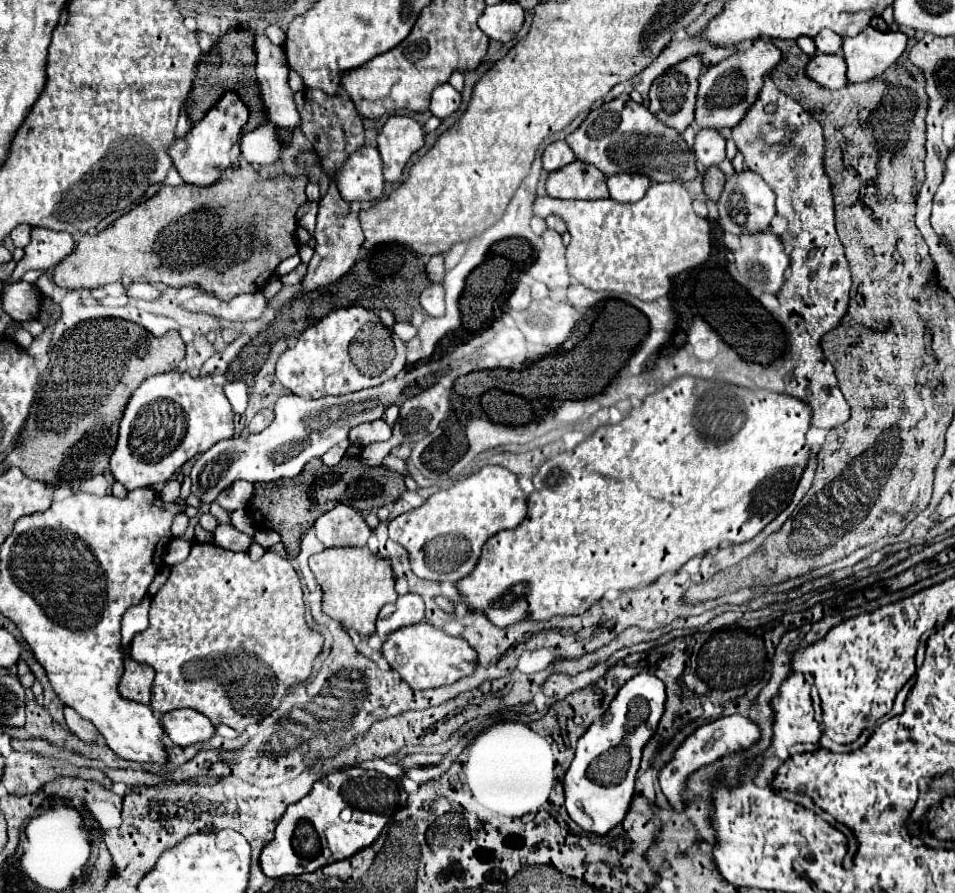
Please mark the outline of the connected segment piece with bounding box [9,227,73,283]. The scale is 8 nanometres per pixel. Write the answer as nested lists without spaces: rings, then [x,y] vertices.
[[[33,229],[31,231],[31,243],[23,249],[25,255],[17,263],[9,283],[15,279],[21,279],[21,275],[29,269],[53,269],[63,257],[67,257],[73,251],[73,237],[65,231],[51,231],[51,229]]]

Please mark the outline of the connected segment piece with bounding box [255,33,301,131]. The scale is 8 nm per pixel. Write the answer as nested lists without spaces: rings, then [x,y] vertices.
[[[255,35],[255,55],[257,55],[257,79],[261,85],[261,95],[267,107],[267,115],[273,123],[283,129],[293,131],[301,125],[299,113],[293,103],[293,91],[287,85],[289,65],[285,51],[279,45],[269,43],[267,35]]]

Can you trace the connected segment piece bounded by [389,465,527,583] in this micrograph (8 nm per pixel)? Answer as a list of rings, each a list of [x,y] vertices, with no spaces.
[[[485,465],[475,475],[431,495],[421,507],[395,517],[389,537],[409,553],[411,569],[421,579],[459,581],[473,571],[481,547],[501,529],[515,529],[527,515],[527,497],[517,477],[499,465]]]

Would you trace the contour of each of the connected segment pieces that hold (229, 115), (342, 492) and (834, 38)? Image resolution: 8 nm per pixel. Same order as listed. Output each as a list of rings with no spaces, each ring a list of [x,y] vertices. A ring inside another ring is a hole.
[[[227,91],[215,107],[207,111],[207,115],[191,127],[187,137],[183,141],[173,141],[169,147],[169,155],[179,171],[179,175],[185,179],[185,183],[197,185],[197,187],[209,187],[217,183],[225,169],[239,165],[239,139],[241,129],[247,123],[247,107],[239,99],[237,93]]]
[[[343,457],[341,463],[337,463],[335,467],[327,467],[321,463],[321,459],[313,459],[303,467],[301,475],[293,479],[277,479],[269,487],[265,483],[257,483],[255,495],[247,511],[255,527],[263,525],[267,529],[277,531],[287,549],[287,557],[295,557],[299,553],[303,535],[309,531],[315,519],[321,517],[325,511],[333,509],[337,503],[347,503],[357,509],[375,509],[395,503],[403,491],[405,491],[403,475],[397,471],[393,471],[391,475],[391,469],[387,469],[385,465],[369,467],[359,457]],[[353,485],[355,485],[355,495],[353,495]]]
[[[825,29],[815,37],[815,45],[817,45],[817,53],[839,53],[841,51],[841,43],[843,37],[839,37],[837,33]]]

